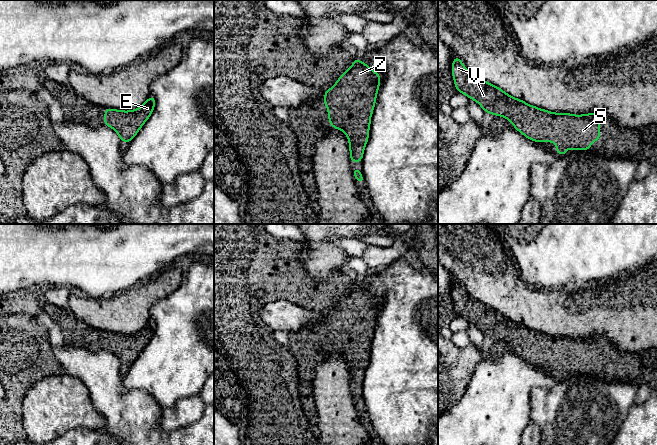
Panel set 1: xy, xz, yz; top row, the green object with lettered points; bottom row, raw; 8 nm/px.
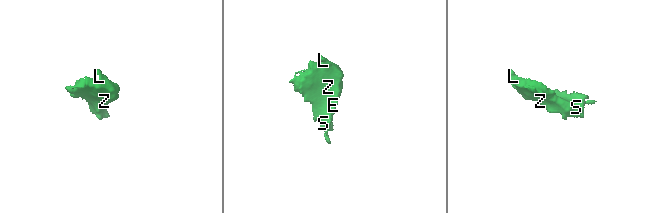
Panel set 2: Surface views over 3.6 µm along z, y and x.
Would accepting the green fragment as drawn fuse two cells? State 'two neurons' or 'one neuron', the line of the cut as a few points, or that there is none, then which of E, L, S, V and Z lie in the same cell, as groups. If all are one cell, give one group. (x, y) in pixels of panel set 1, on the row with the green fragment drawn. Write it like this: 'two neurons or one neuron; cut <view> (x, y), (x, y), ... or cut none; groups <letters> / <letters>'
one neuron; cut none; groups E L S V Z

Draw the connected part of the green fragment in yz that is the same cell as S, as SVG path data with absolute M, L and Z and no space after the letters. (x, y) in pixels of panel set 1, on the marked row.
M454 56L452 63L452 76L457 92L475 100L488 114L494 114L508 119L515 130L534 142L555 142L556 153L560 156L566 150L590 150L592 141L600 141L600 113L574 115L569 113L554 113L548 110L527 104L521 99L514 98L501 88L488 83L486 80L473 75L458 56Z

